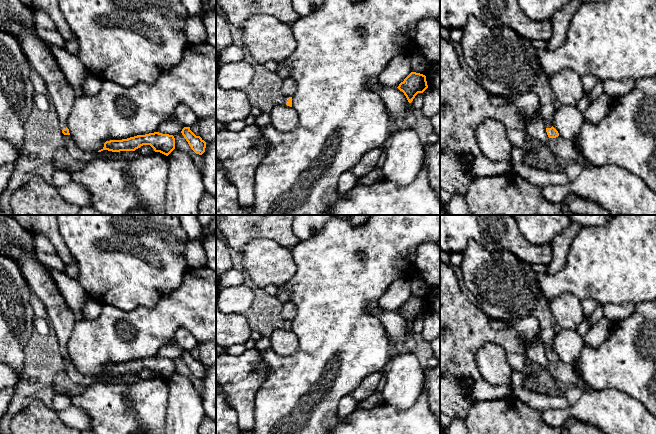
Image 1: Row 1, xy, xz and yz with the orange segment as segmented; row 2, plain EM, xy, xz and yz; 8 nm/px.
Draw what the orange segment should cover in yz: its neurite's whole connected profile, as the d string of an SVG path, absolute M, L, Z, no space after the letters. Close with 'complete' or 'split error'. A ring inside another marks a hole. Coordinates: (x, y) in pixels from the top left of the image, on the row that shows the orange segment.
M470 16L460 43L475 79L490 95L511 100L517 94L536 93L548 137L559 136L552 125L556 96L539 64L538 50L529 39L507 27L492 30Z; split error

